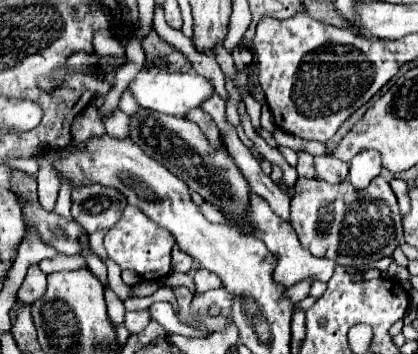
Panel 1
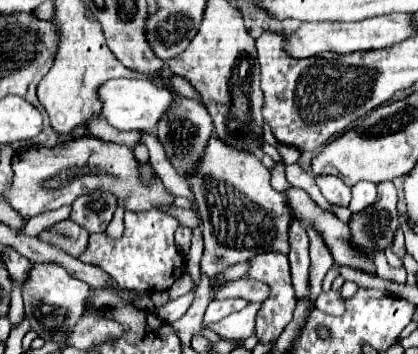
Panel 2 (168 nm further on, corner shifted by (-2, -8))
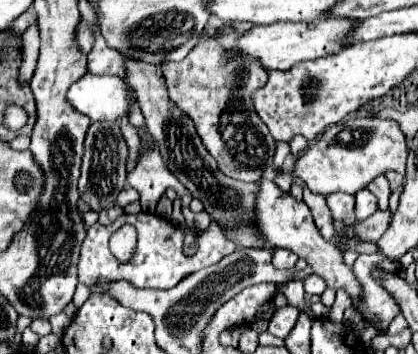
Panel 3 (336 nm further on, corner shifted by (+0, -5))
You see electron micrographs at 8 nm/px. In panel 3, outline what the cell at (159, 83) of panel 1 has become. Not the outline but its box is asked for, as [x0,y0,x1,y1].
[68,75,136,121]

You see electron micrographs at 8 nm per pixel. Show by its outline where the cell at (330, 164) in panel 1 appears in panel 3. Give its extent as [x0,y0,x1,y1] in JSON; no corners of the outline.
[326,193,354,225]

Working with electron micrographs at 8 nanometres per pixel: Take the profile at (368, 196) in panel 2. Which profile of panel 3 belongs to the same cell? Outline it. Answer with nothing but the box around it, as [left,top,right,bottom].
[354,189,376,223]

